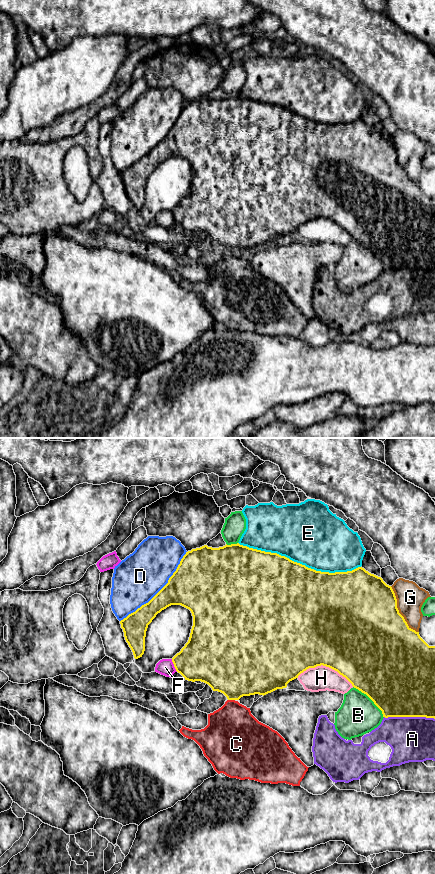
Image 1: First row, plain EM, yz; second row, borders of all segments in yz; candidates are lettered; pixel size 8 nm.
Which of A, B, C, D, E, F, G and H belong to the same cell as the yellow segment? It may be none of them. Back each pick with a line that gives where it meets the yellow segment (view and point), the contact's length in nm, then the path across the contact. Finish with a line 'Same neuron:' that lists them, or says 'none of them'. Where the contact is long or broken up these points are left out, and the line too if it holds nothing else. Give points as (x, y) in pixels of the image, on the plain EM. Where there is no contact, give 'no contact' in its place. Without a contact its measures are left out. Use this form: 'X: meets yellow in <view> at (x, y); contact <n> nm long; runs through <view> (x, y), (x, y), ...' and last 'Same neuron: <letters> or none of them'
Same neuron: none of them

